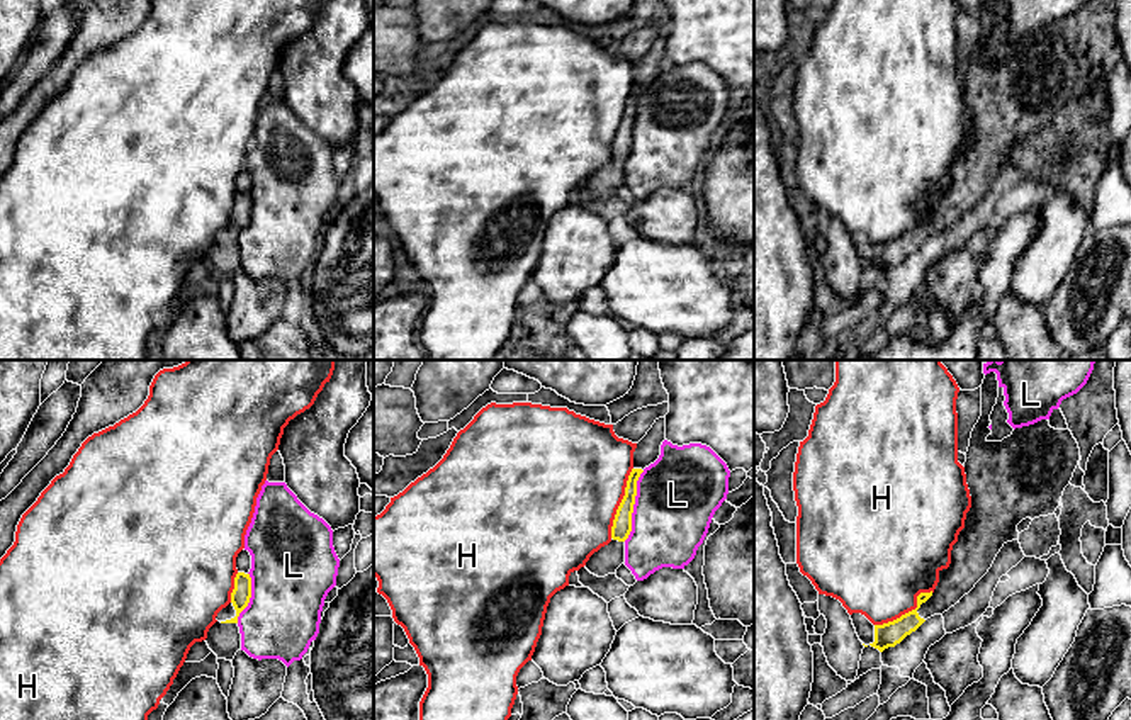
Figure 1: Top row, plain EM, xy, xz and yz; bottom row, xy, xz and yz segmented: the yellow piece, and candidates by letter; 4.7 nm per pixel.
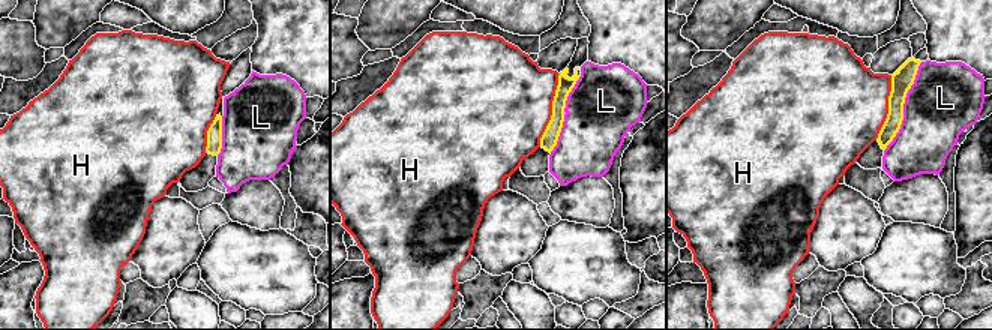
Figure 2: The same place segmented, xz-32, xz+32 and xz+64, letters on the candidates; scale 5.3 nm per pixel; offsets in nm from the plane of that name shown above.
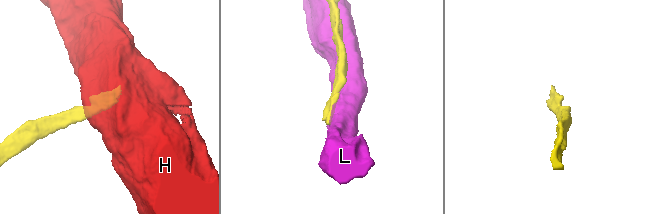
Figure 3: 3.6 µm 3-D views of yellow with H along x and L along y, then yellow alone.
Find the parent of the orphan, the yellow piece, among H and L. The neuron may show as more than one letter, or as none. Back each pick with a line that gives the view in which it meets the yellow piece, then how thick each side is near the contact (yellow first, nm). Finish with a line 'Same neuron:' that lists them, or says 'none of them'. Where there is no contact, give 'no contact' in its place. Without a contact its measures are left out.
Same neuron: none of them

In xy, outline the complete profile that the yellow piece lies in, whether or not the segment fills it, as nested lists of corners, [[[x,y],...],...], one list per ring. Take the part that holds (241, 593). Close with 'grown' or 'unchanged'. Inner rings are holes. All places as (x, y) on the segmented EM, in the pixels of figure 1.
[[[238,572],[234,577],[231,603],[217,613],[216,620],[221,623],[238,623],[238,616],[248,606],[250,598],[251,598],[251,577],[250,574]]] | grown

